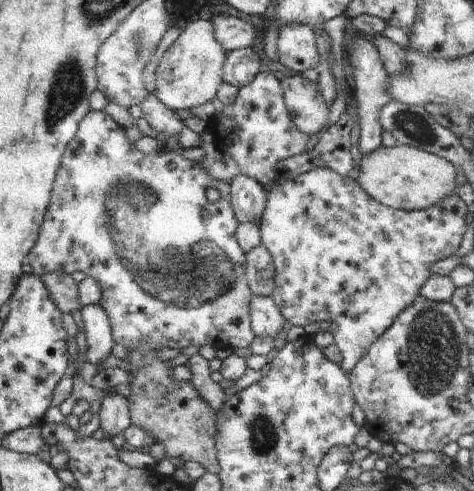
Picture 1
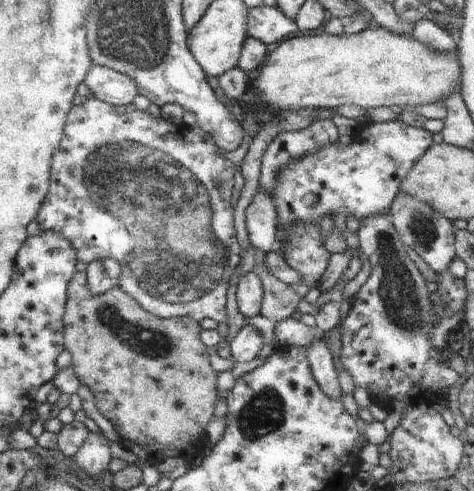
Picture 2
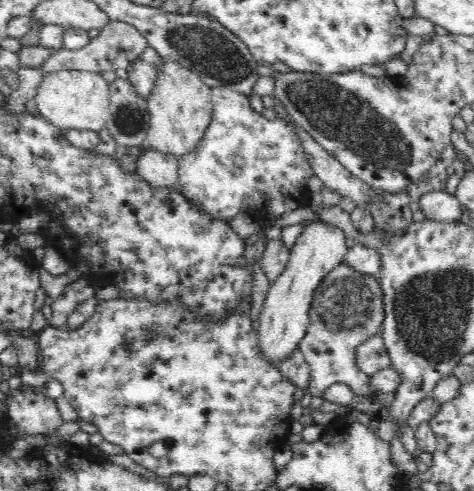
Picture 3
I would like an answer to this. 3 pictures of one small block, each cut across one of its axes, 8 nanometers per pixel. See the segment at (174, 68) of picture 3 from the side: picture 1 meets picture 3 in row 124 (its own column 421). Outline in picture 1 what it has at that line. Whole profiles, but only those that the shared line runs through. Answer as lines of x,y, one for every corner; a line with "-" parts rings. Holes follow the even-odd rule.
403,144
395,148
379,146
367,156
363,156
357,166
357,184
361,186
363,192
367,192
367,196
377,200
379,204
405,212
415,212
435,206
457,190
455,168
449,160

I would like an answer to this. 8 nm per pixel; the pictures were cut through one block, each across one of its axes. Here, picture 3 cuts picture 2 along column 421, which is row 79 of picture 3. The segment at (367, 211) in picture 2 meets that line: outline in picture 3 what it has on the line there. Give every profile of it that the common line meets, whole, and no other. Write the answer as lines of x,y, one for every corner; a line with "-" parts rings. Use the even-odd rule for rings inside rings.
146,48
144,56
140,60
134,62
134,66
128,70
128,82
134,84
136,92
142,98
148,98
150,92
154,90
154,82
156,82
156,74
160,72
160,64
162,64
162,56
154,50
154,48

